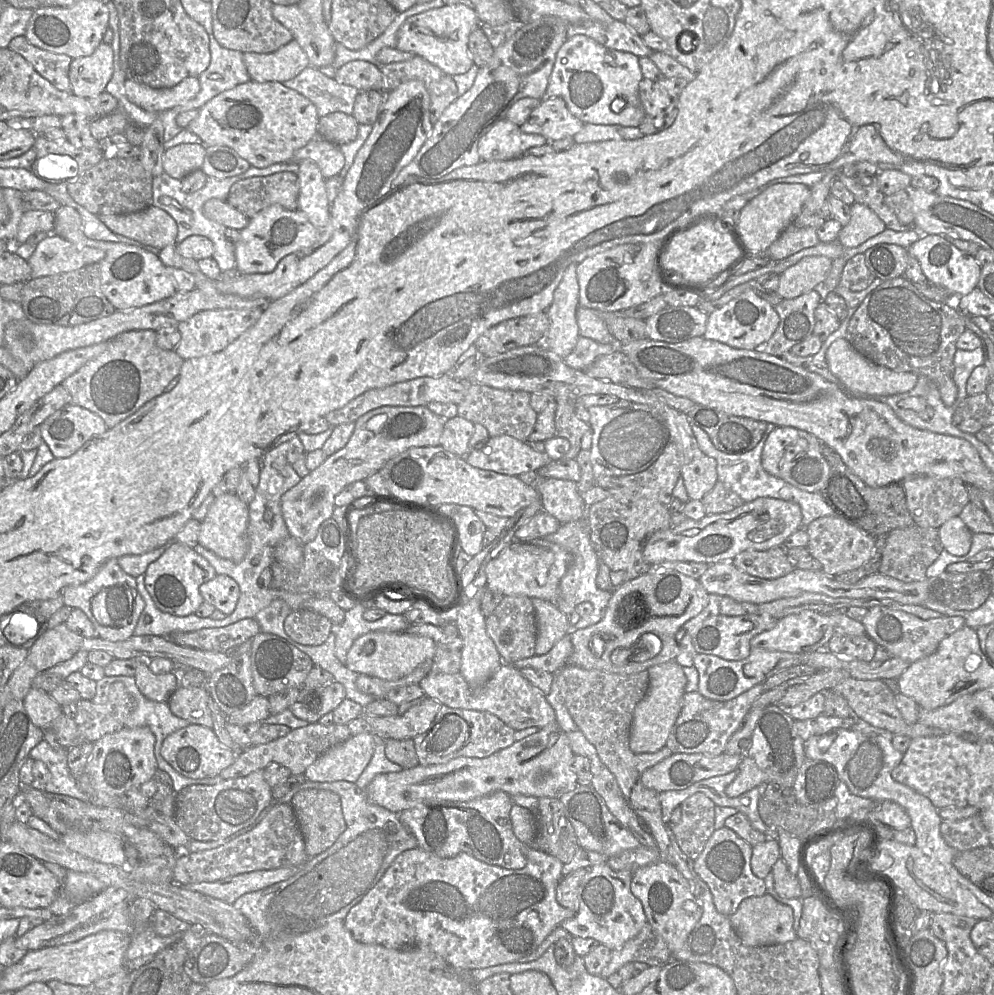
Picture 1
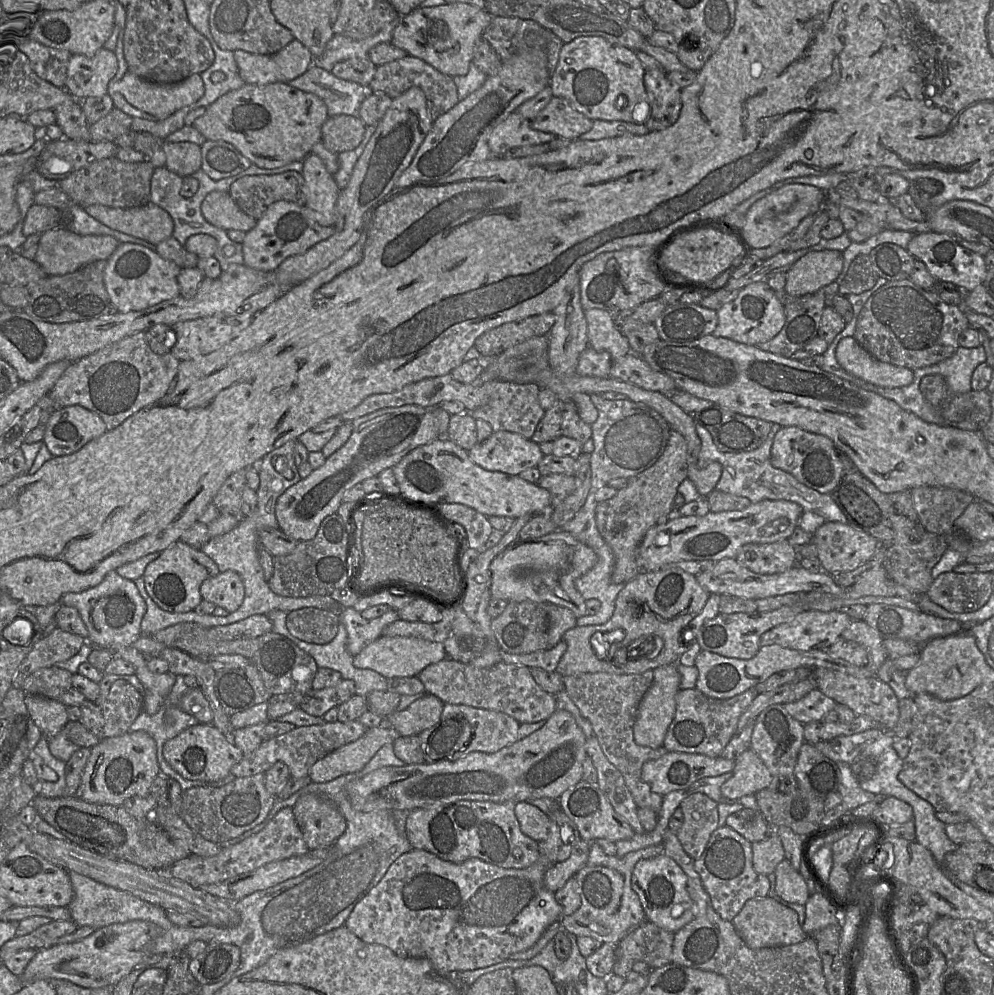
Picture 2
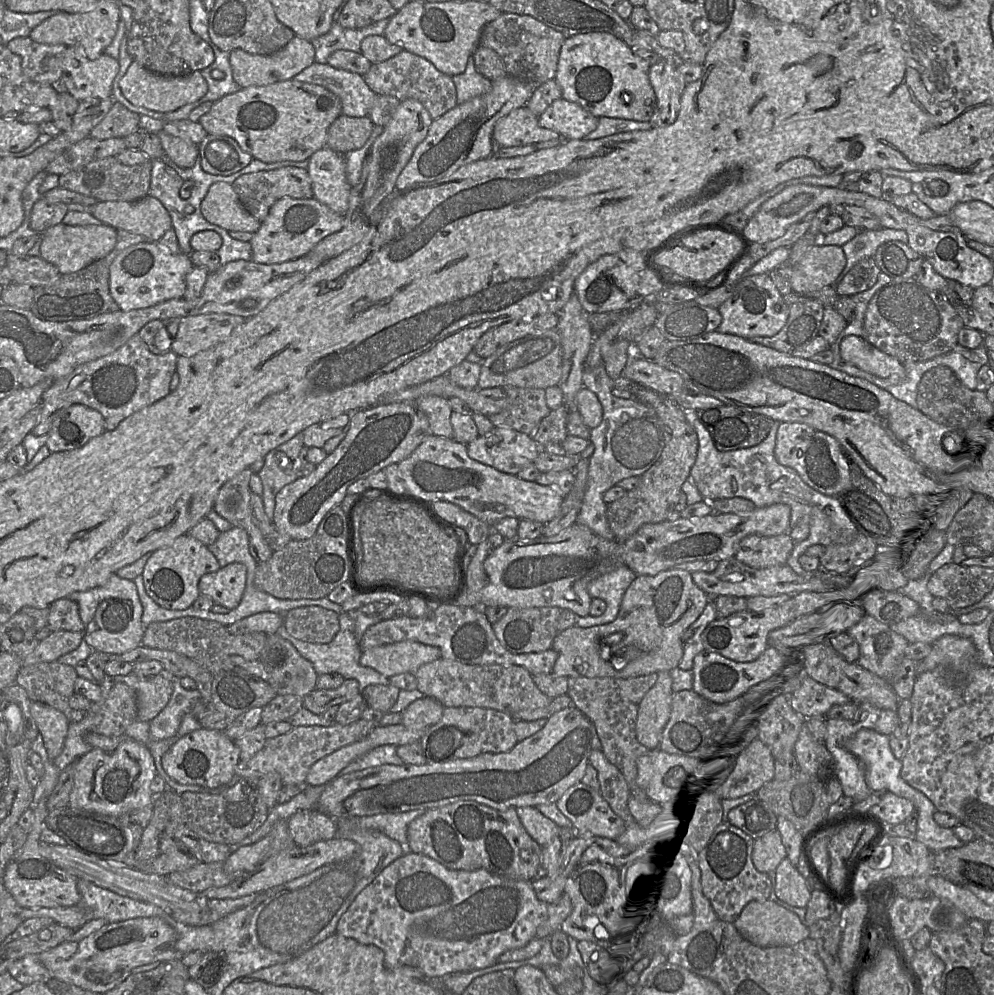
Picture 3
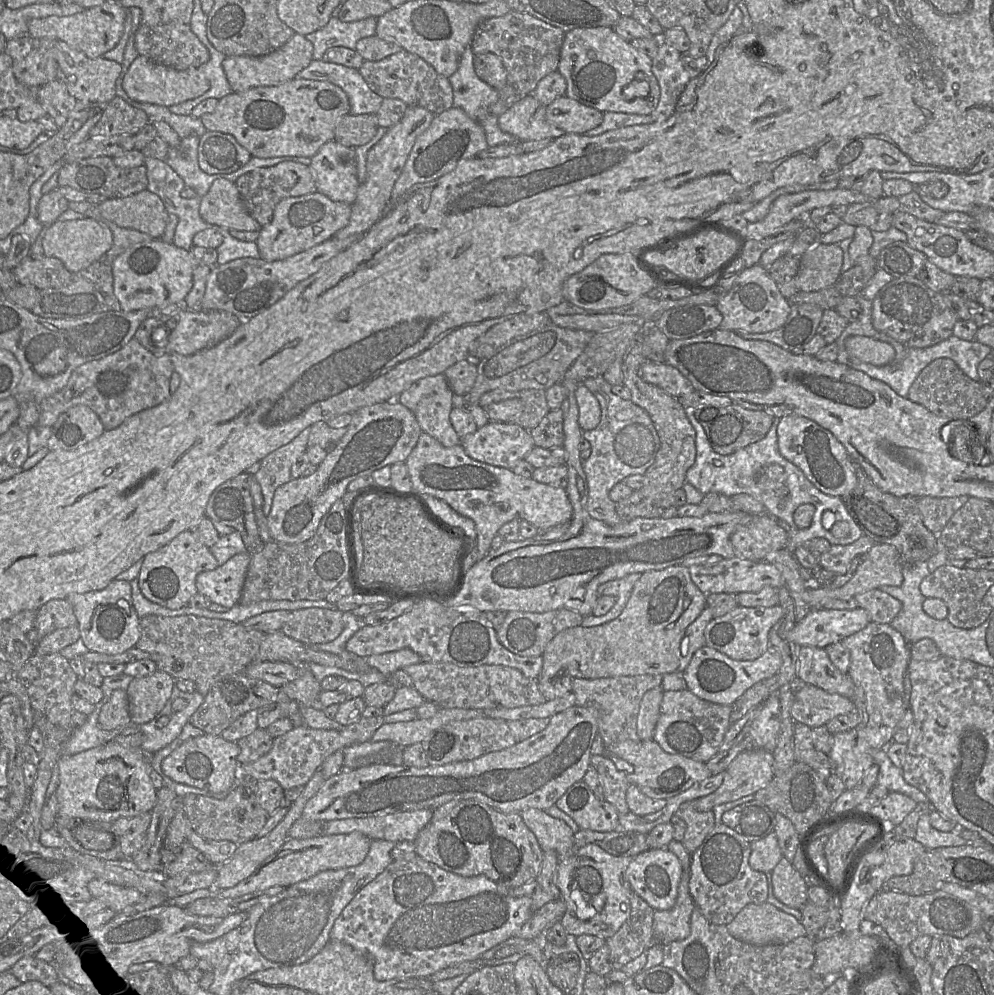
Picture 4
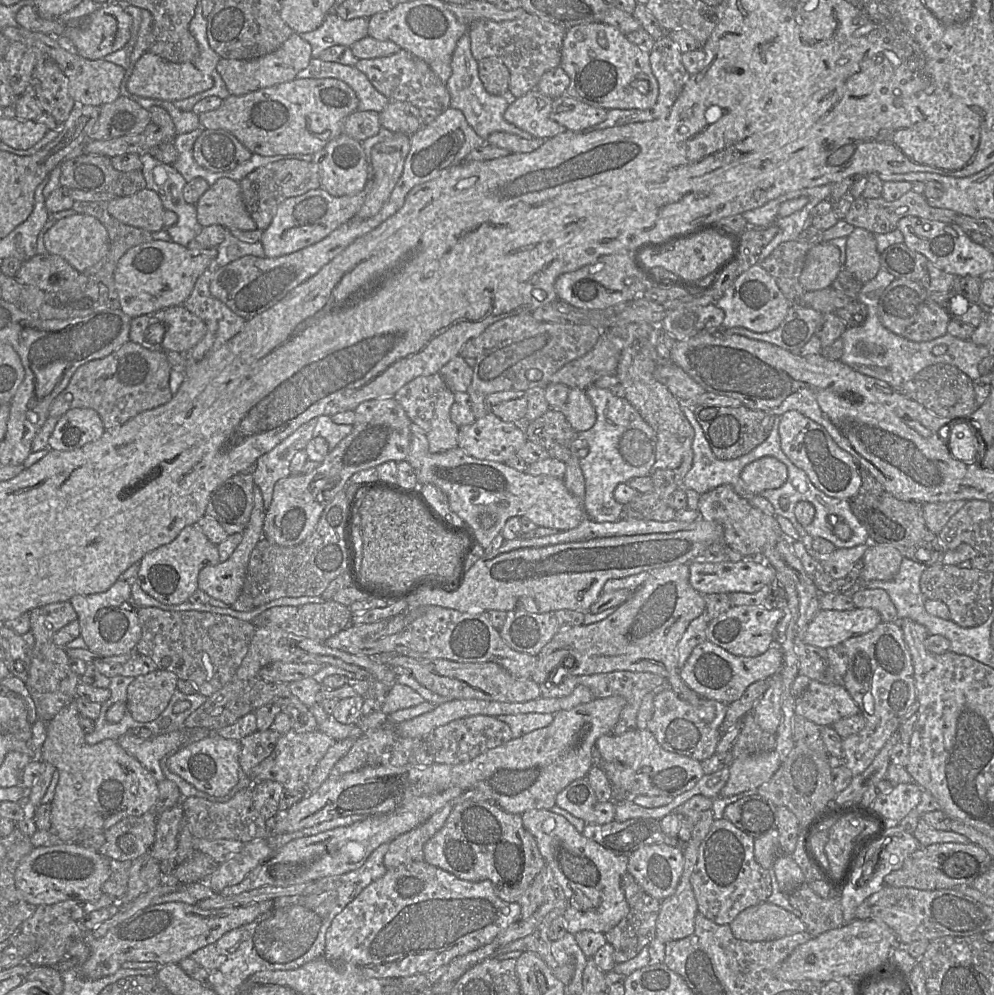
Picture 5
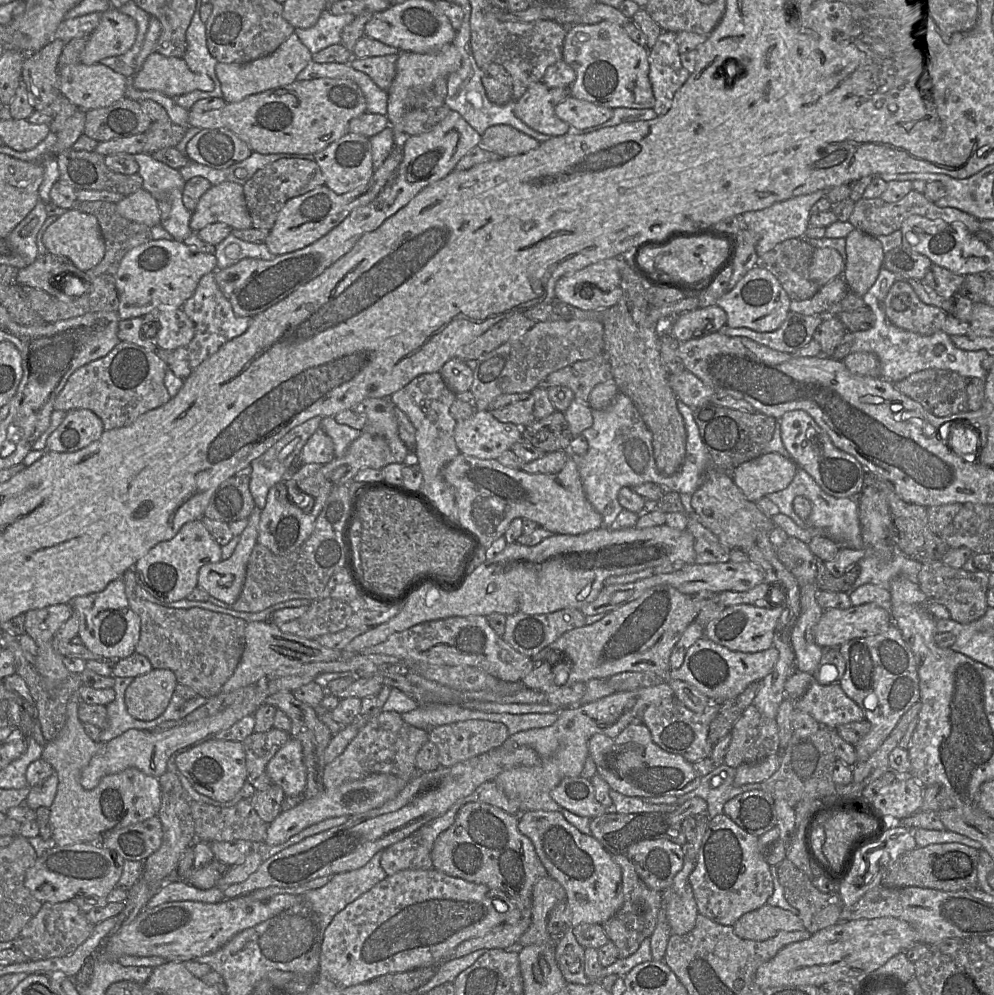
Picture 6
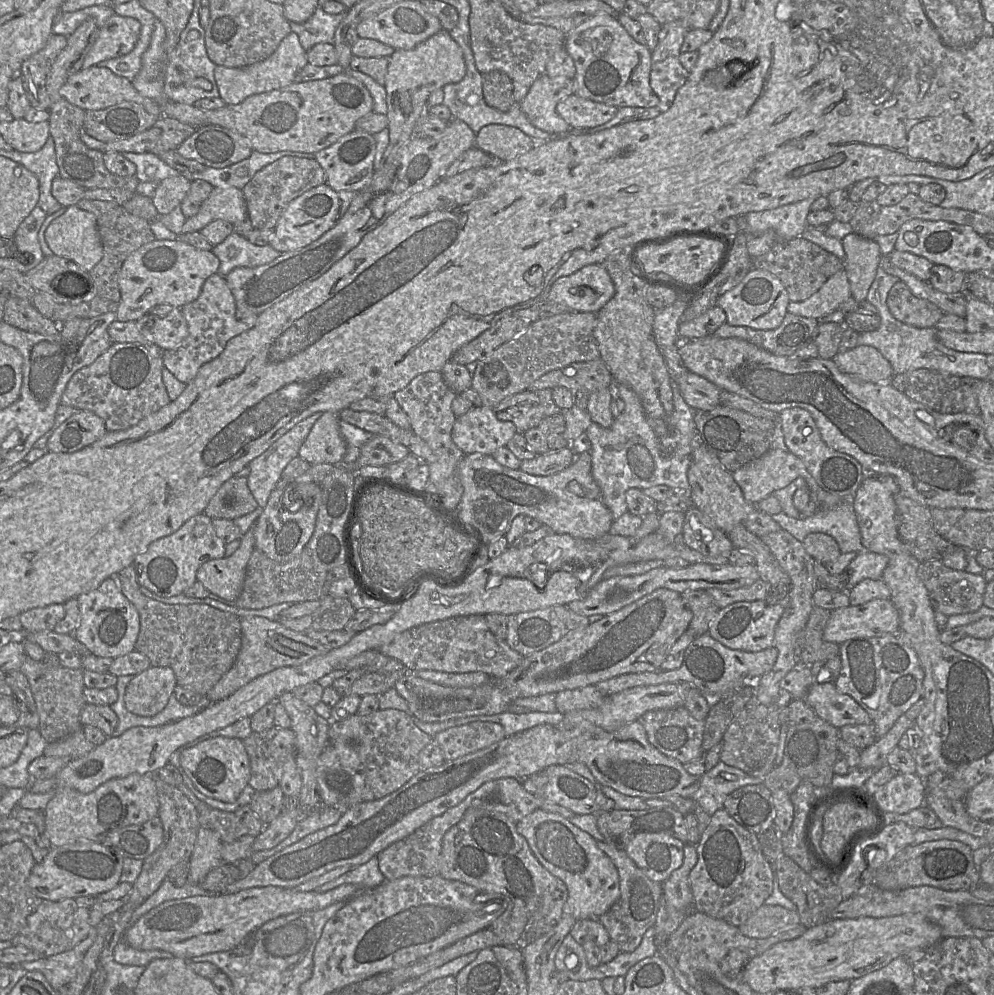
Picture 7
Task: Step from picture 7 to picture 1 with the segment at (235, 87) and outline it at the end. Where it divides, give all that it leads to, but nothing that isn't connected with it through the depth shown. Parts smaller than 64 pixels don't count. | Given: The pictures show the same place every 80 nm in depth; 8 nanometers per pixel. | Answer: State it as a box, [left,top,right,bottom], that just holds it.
[243,39,310,82]

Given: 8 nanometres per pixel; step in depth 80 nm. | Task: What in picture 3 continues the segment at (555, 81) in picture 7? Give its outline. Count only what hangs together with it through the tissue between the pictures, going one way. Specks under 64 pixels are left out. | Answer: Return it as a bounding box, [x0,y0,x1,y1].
[492,105,561,147]

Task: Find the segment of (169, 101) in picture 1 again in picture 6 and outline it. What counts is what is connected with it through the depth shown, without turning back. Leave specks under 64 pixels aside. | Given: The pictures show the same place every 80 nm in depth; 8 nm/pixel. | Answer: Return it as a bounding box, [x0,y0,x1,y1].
[134,54,214,97]

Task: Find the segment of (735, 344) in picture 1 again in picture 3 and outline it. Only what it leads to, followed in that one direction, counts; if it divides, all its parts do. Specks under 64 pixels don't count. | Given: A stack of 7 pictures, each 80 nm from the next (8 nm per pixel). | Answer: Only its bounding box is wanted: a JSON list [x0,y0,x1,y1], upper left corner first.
[717,274,789,339]

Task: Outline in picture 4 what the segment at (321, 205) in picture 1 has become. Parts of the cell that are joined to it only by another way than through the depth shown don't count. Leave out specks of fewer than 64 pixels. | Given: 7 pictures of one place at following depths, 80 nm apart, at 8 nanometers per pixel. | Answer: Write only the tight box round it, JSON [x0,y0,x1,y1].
[309,141,360,205]

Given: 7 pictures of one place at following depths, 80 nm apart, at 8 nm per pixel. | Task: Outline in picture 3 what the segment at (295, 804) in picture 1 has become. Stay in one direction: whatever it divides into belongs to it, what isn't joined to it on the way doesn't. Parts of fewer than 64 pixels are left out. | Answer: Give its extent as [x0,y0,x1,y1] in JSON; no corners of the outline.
[288,809,338,846]

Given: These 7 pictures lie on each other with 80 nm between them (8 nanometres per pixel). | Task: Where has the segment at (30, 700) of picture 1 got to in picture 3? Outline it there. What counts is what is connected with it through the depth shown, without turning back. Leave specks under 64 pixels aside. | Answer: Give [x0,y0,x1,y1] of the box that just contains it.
[30,701,70,760]

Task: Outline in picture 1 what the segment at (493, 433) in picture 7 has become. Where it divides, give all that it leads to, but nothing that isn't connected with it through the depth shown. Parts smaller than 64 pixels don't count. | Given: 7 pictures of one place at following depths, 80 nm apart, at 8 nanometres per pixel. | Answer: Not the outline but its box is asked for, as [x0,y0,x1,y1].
[466,435,552,476]

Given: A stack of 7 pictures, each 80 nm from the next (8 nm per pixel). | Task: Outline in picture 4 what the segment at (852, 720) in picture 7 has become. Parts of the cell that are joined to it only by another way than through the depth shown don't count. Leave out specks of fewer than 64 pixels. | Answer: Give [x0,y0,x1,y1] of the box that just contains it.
[791,684,855,728]

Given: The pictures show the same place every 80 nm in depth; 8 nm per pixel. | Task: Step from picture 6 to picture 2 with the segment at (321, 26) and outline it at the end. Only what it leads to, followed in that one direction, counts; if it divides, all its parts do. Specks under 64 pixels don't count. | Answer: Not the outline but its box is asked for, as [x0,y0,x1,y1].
[314,15,402,72]

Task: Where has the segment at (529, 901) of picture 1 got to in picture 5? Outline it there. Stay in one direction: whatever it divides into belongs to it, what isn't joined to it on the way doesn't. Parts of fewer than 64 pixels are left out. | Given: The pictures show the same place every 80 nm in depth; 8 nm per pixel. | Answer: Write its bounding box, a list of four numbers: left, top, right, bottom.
[323,861,521,978]

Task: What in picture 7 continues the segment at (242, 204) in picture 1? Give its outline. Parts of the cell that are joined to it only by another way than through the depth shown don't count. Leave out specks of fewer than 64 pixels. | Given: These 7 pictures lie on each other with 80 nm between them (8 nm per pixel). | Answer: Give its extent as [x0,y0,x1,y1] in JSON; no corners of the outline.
[242,156,326,230]

